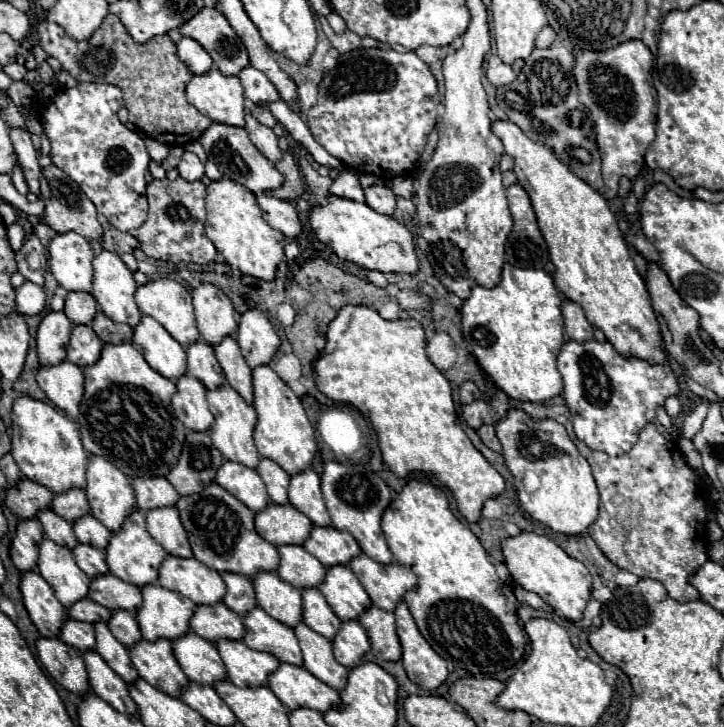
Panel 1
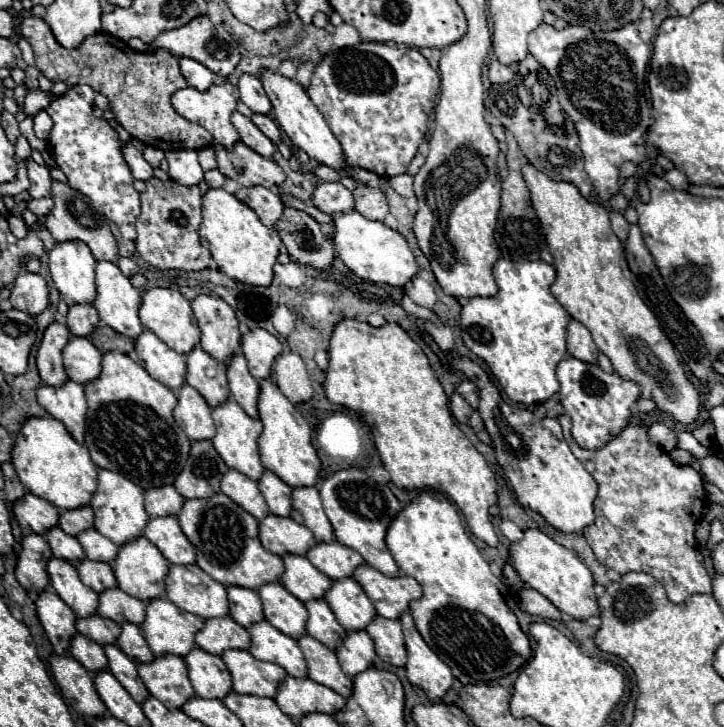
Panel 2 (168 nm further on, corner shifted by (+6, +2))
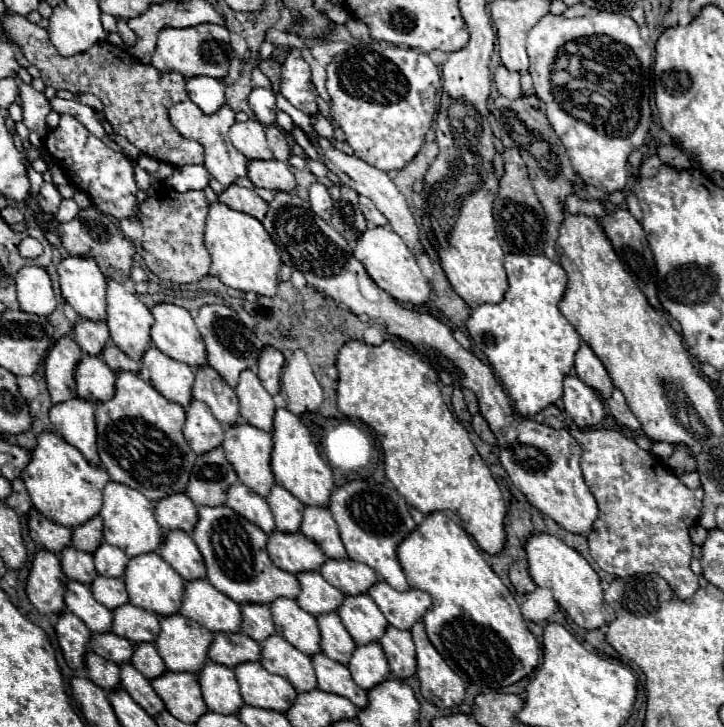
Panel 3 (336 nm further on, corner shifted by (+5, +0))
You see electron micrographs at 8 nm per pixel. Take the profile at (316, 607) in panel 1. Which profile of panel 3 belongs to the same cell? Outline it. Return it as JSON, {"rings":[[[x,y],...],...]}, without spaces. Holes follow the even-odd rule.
{"rings":[[[327,613],[319,615],[319,629],[321,629],[321,651],[329,655],[329,659],[347,665],[353,651],[355,651],[355,641],[351,639],[349,631],[341,623],[337,613]]]}

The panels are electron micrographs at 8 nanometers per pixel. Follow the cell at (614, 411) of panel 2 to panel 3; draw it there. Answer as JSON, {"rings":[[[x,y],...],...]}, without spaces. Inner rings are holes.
{"rings":[[[575,375],[565,377],[563,403],[569,417],[581,429],[595,427],[605,419],[605,413],[603,413],[605,403],[601,401],[601,397]]]}

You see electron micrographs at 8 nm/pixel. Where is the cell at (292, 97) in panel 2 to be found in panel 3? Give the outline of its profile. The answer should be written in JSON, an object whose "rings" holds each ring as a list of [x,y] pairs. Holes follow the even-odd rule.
{"rings":[[[315,135],[315,143],[319,145],[317,151],[319,151],[325,167],[327,167],[329,171],[337,173],[343,185],[349,185],[349,187],[355,189],[359,195],[369,197],[369,199],[375,203],[375,207],[387,217],[391,229],[407,243],[407,247],[409,247],[415,255],[425,255],[423,243],[421,243],[421,239],[419,239],[419,225],[415,223],[413,213],[409,211],[409,205],[407,205],[403,193],[393,185],[393,181],[389,179],[389,175],[383,173],[383,171],[377,171],[375,167],[367,165],[367,163],[365,163],[363,159],[359,159],[359,157],[351,157],[351,155],[345,155],[343,151],[337,151],[337,149],[331,145],[331,139],[325,139],[325,137]]]}

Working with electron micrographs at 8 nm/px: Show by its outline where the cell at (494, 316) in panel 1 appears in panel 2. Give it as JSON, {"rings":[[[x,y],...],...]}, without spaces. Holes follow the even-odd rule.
{"rings":[[[500,259],[494,265],[494,277],[498,283],[498,293],[494,297],[472,297],[464,303],[460,313],[460,335],[464,345],[486,361],[492,375],[498,379],[506,395],[524,405],[536,405],[558,393],[560,383],[556,379],[556,365],[566,357],[566,325],[568,311],[550,293],[550,285],[556,279],[552,265],[544,261],[506,261]]]}

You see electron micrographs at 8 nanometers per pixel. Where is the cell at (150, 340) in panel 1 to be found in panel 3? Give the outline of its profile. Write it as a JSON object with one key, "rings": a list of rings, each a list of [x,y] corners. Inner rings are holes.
{"rings":[[[151,347],[141,359],[139,375],[145,379],[145,383],[153,383],[153,387],[157,387],[165,399],[173,399],[173,403],[181,403],[185,409],[189,407],[195,379],[195,371],[189,365],[175,361]]]}

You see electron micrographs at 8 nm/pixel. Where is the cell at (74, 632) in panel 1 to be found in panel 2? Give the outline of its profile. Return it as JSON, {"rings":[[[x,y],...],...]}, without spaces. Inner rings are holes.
{"rings":[[[76,633],[76,635],[72,637],[68,653],[70,653],[76,661],[80,661],[88,671],[92,671],[92,673],[106,669],[106,663],[108,663],[108,661],[106,661],[106,657],[104,657],[104,649],[102,649],[96,641],[92,641],[92,639],[88,639],[88,637],[80,635],[80,633]]]}

